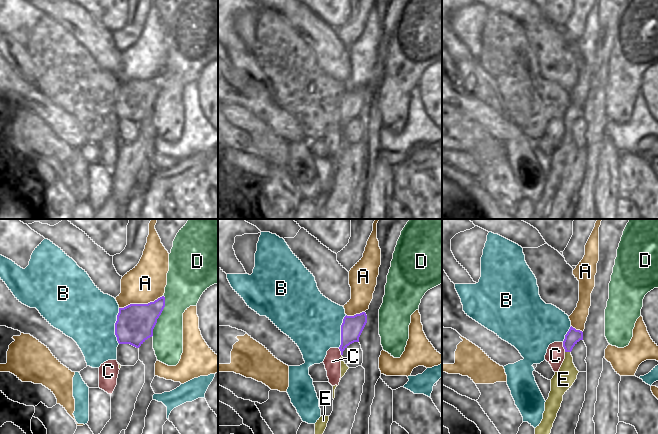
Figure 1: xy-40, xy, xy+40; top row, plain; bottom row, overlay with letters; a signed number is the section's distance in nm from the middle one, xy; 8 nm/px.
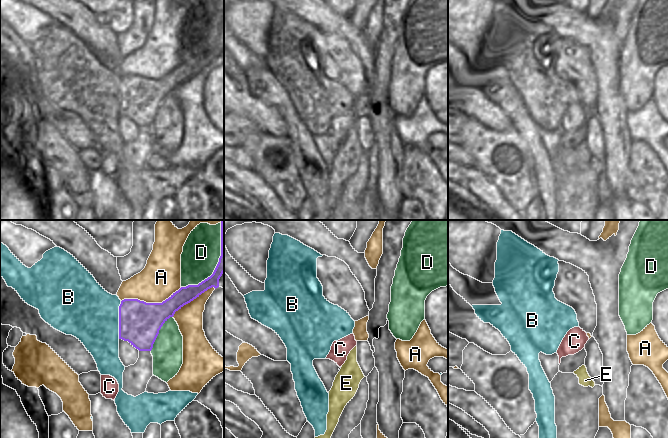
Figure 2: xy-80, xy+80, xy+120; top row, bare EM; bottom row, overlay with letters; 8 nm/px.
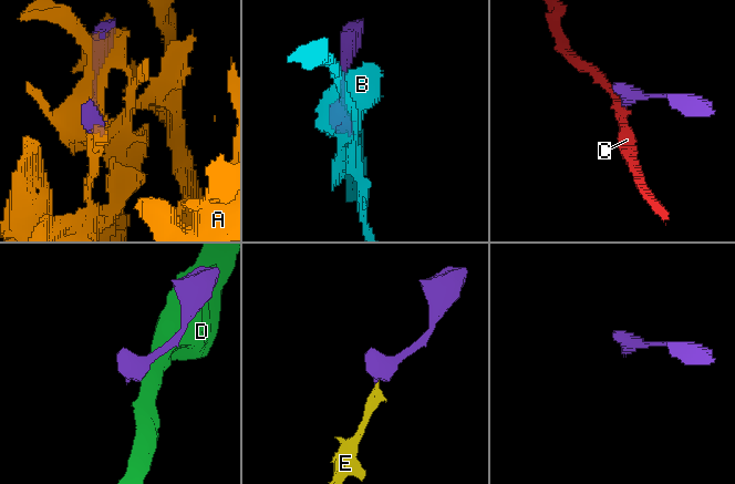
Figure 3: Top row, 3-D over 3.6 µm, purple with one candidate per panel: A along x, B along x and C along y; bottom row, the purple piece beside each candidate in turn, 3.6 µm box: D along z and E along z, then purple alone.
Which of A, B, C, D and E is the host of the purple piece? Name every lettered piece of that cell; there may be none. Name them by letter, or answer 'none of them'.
E

